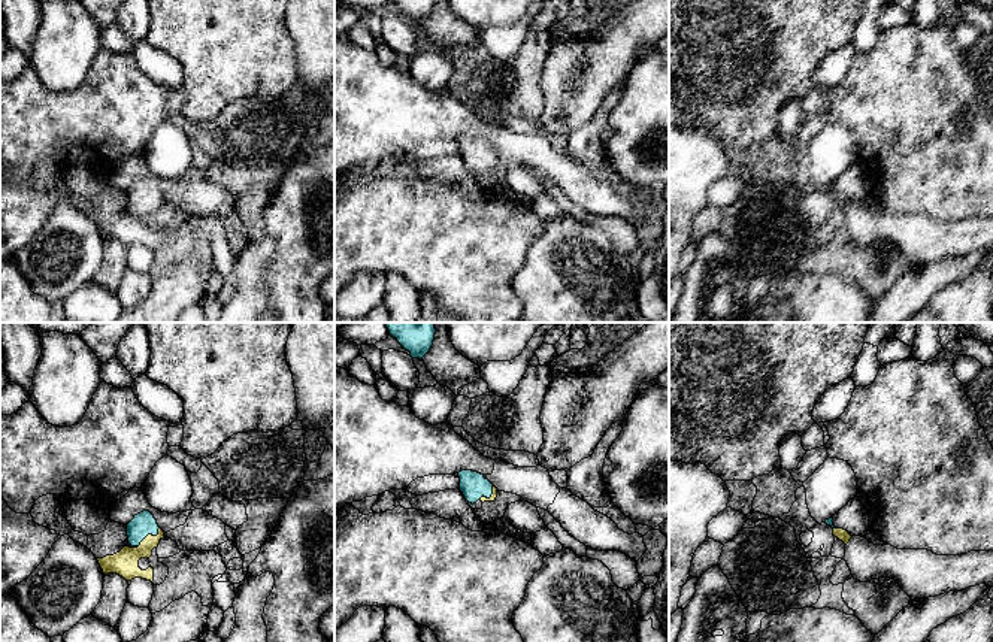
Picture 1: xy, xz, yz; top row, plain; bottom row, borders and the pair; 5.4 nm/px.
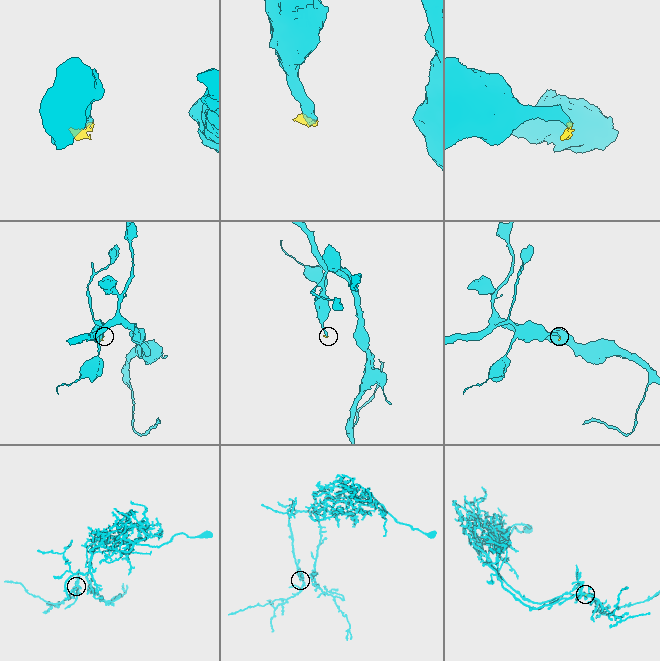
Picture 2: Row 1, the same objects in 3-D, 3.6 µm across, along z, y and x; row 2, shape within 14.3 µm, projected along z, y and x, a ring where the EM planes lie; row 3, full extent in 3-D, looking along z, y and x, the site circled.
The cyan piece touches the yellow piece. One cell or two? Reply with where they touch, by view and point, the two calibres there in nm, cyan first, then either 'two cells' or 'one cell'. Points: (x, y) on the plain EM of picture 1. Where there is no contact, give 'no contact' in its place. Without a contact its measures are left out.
xy (150, 199) | 120/140 nm | one cell

